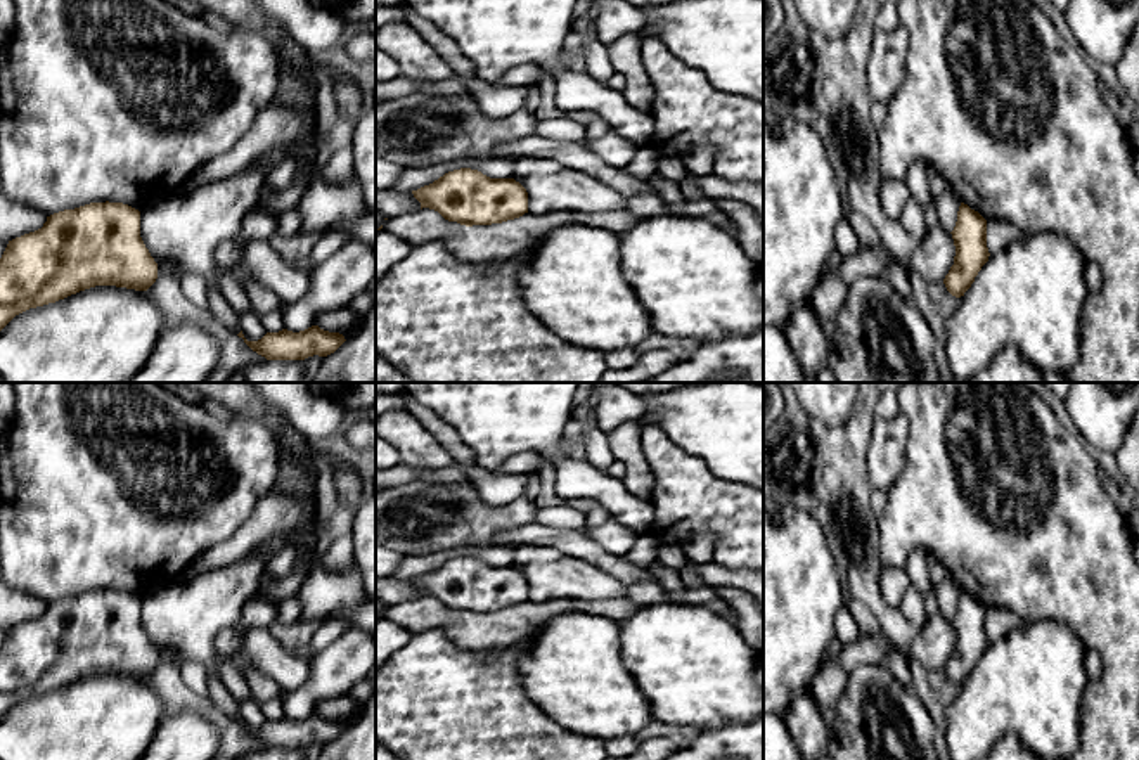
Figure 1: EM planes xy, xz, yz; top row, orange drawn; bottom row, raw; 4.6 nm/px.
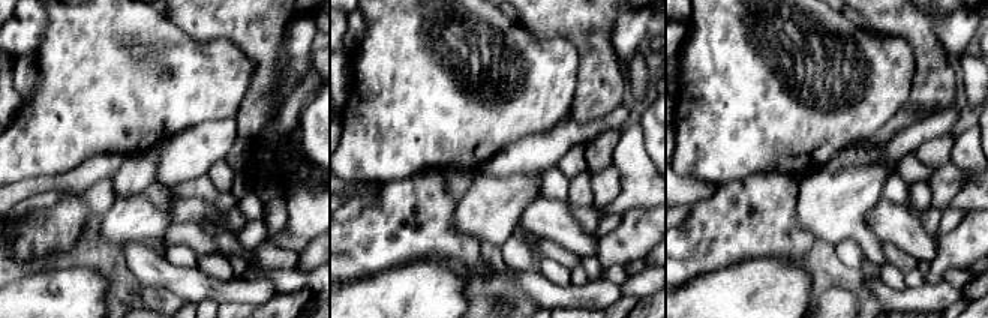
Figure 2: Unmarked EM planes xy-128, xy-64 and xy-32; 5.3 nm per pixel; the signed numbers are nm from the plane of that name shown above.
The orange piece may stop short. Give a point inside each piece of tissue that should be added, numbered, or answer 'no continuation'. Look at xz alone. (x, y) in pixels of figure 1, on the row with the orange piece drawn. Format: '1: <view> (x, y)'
no continuation

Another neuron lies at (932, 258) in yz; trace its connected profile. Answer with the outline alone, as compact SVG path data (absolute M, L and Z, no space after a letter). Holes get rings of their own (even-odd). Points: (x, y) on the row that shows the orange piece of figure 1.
M942 227L928 230L924 239L914 246L911 268L928 284L943 282L954 265L956 246L950 232Z

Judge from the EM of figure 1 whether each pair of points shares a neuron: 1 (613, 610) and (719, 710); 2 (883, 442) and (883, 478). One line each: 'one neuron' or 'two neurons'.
1: two neurons
2: one neuron

